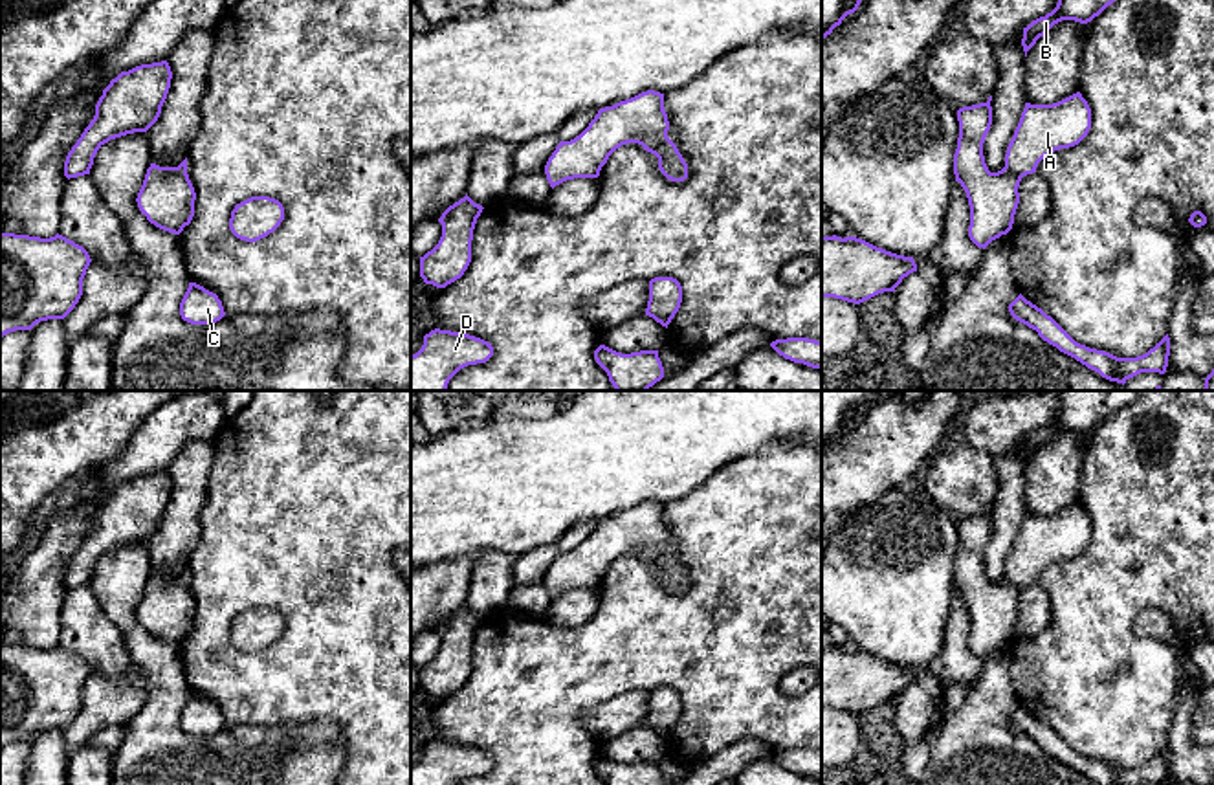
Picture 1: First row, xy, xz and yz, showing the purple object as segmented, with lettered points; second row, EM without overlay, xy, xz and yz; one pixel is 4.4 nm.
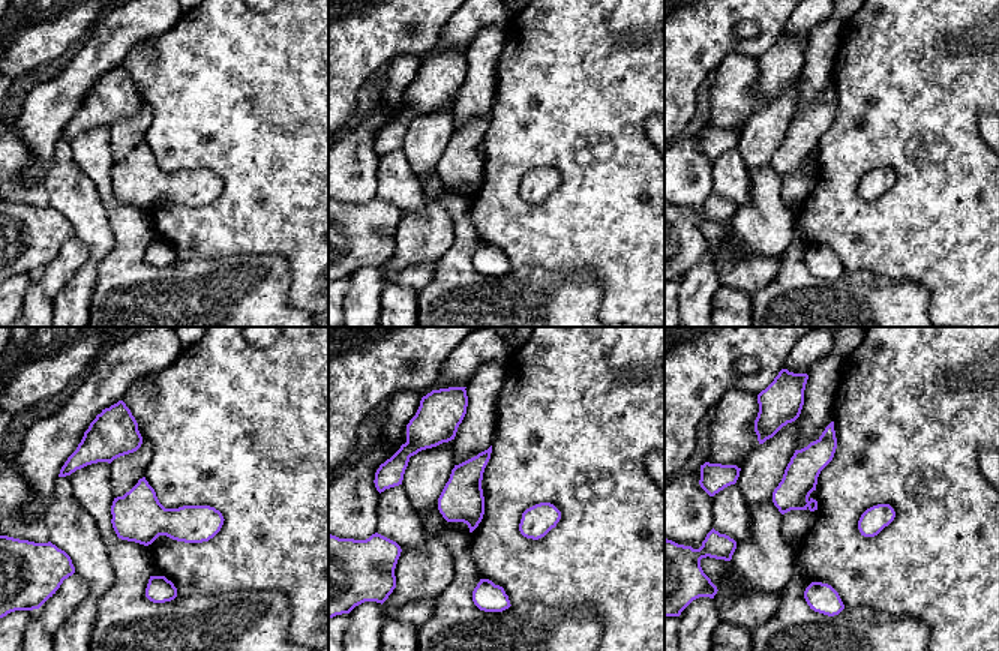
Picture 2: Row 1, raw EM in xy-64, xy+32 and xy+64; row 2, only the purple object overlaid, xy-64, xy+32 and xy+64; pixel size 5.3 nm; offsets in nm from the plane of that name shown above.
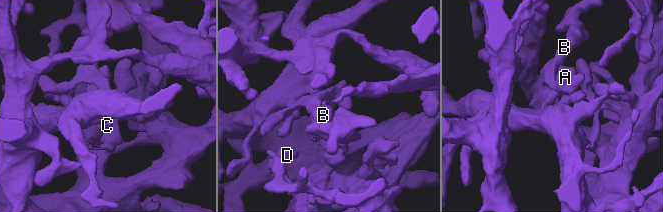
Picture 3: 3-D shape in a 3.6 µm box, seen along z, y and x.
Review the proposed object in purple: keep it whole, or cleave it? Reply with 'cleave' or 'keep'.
keep

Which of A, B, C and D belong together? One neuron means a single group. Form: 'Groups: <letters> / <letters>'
Groups: A B C D

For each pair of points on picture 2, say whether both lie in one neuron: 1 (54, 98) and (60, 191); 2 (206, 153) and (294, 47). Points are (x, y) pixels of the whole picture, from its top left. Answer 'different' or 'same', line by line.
1: different
2: same

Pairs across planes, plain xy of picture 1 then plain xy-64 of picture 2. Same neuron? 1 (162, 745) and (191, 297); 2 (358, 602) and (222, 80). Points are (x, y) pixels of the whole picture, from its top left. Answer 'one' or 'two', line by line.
1: one
2: one

